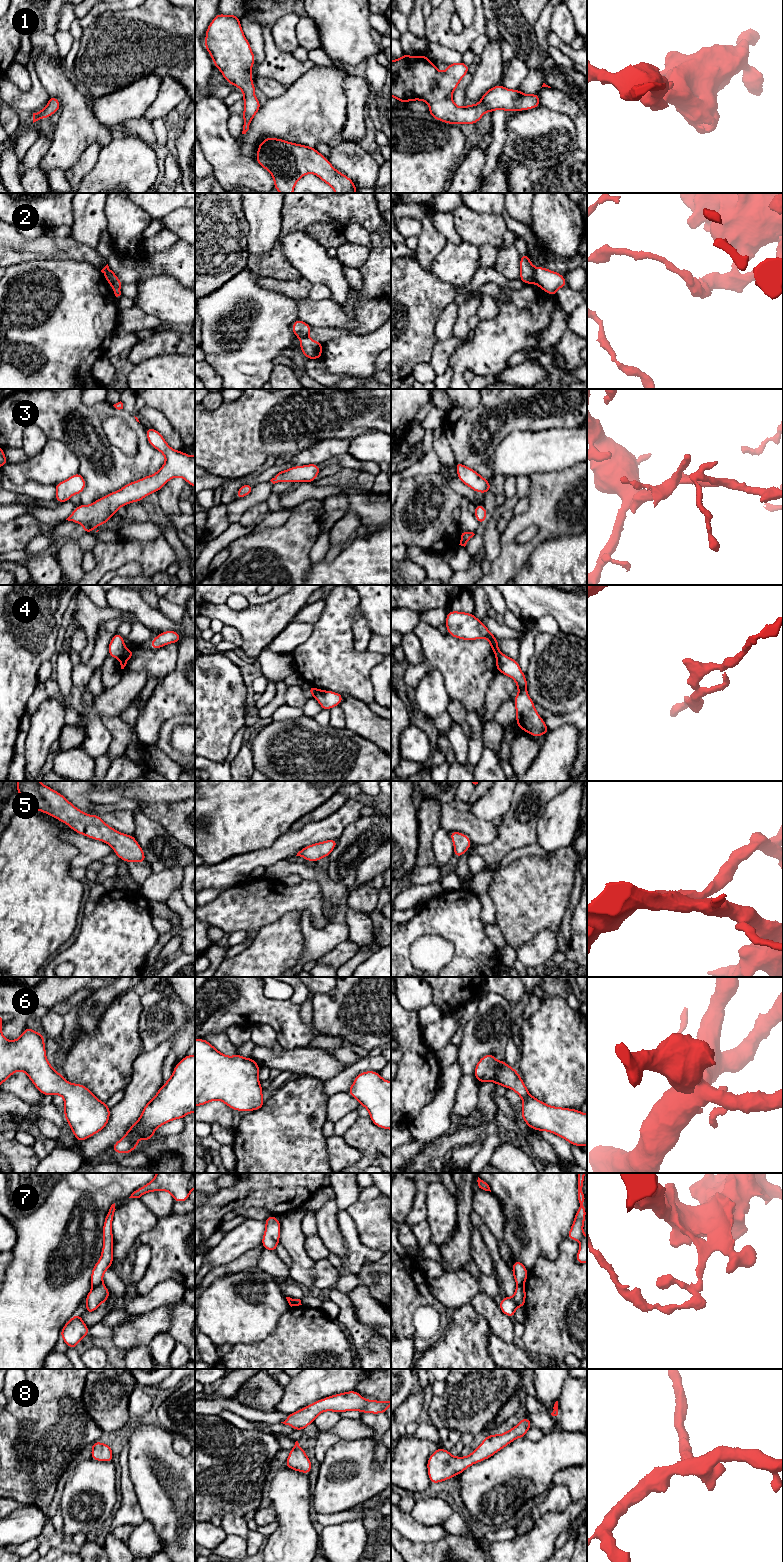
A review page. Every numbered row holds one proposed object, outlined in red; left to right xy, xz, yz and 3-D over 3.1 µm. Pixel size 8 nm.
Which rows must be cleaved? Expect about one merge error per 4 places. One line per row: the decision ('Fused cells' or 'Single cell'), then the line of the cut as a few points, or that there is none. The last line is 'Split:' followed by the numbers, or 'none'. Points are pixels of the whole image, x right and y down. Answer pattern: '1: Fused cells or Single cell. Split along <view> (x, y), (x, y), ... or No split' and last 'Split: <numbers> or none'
1: Single cell. No split
2: Fused cells. Split along yz (536, 268), (533, 282)
3: Single cell. No split
4: Fused cells. Split along xy (127, 650), (120, 659)
5: Single cell. No split
6: Single cell. No split
7: Fused cells. Split along xy (102, 1282), (92, 1287)
8: Single cell. No split
Split: 2, 4, 7

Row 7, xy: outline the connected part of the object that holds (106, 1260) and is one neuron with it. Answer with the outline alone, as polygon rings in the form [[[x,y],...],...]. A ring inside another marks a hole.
[[[115,1203],[111,1205],[109,1211],[106,1214],[105,1221],[103,1224],[103,1249],[101,1251],[101,1257],[99,1261],[94,1265],[90,1282],[92,1287],[103,1283],[104,1272],[112,1267],[113,1264],[113,1233],[112,1233],[112,1222],[115,1212]]]

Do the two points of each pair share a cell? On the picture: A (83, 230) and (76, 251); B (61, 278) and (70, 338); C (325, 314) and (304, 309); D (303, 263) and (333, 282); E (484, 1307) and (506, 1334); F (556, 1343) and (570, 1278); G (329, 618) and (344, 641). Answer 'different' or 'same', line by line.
A: different
B: same
C: same
D: same
E: same
F: same
G: same

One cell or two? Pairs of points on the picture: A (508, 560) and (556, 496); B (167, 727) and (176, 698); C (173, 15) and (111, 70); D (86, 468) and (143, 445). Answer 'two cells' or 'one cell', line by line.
A: one cell
B: two cells
C: one cell
D: one cell

